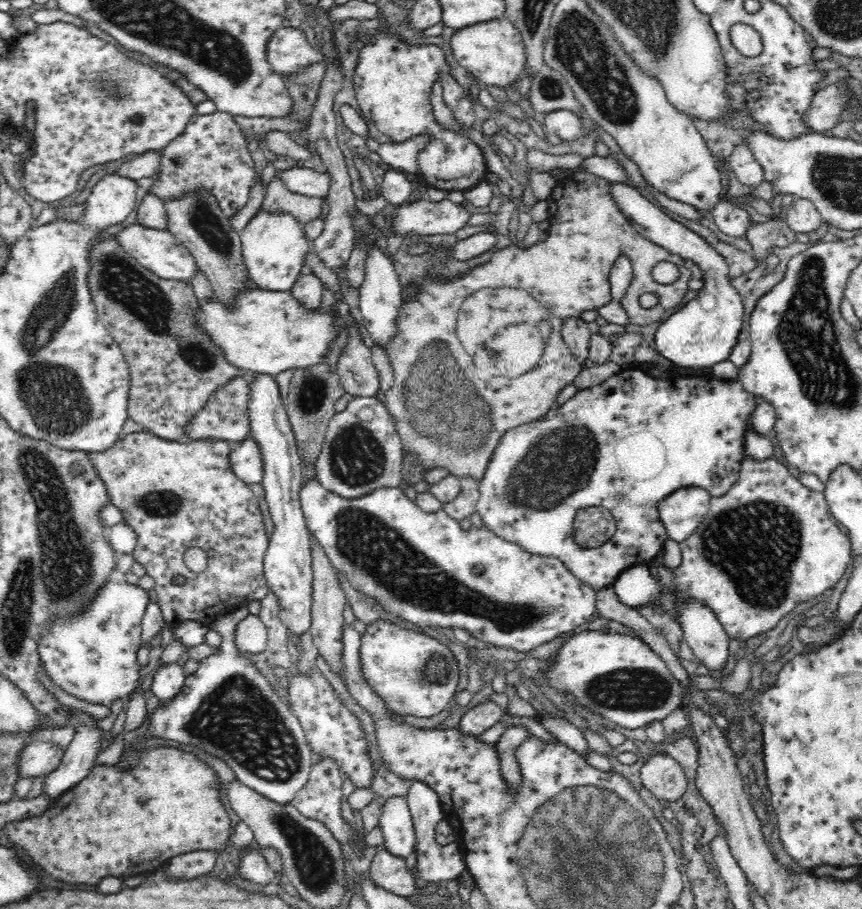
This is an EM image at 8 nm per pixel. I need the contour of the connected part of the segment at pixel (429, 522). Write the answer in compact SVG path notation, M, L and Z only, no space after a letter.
M312 479L303 484L300 502L305 523L309 532L311 532L311 536L322 545L331 560L332 566L342 574L343 579L348 579L356 590L375 598L391 614L402 620L408 620L412 624L417 624L418 626L436 624L444 628L464 628L464 630L470 632L470 636L474 636L483 644L496 648L508 648L509 652L516 650L516 652L521 652L524 656L524 652L530 652L530 650L554 640L556 636L560 636L564 632L570 632L570 630L577 632L583 629L588 625L587 622L592 618L592 614L597 611L597 591L590 585L578 580L559 558L544 556L543 554L532 554L519 544L508 542L496 536L495 532L488 530L485 526L482 528L471 527L470 530L464 530L459 521L452 518L444 509L438 512L424 512L416 505L415 501L408 499L401 486L382 486L382 488L376 488L376 490L372 490L372 492L368 492L368 494L358 498L342 498L336 493L325 489L317 479Z

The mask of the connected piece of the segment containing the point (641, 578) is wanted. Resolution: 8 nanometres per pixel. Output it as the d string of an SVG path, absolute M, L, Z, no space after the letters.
M647 565L627 568L615 579L613 589L618 601L633 609L654 600L656 594L660 596L658 608L662 608L664 594L660 594L660 584L650 575Z

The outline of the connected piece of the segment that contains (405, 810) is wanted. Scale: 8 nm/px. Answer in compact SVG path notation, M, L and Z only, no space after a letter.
M388 798L383 804L379 828L383 832L382 846L396 856L406 858L415 850L416 831L407 798Z

